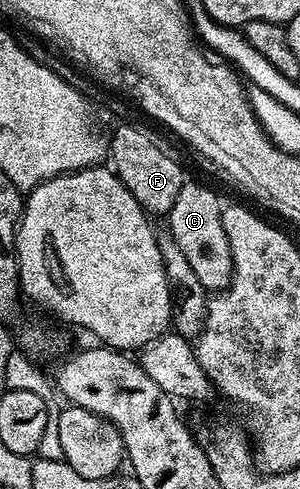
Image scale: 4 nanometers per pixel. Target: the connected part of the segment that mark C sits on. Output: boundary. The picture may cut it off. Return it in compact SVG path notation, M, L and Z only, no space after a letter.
M186 181L168 216L170 238L176 241L188 265L192 265L192 273L196 273L200 285L210 293L225 292L234 272L232 251L222 224L223 210L224 203L218 200L218 195L212 188L205 187L202 183Z

